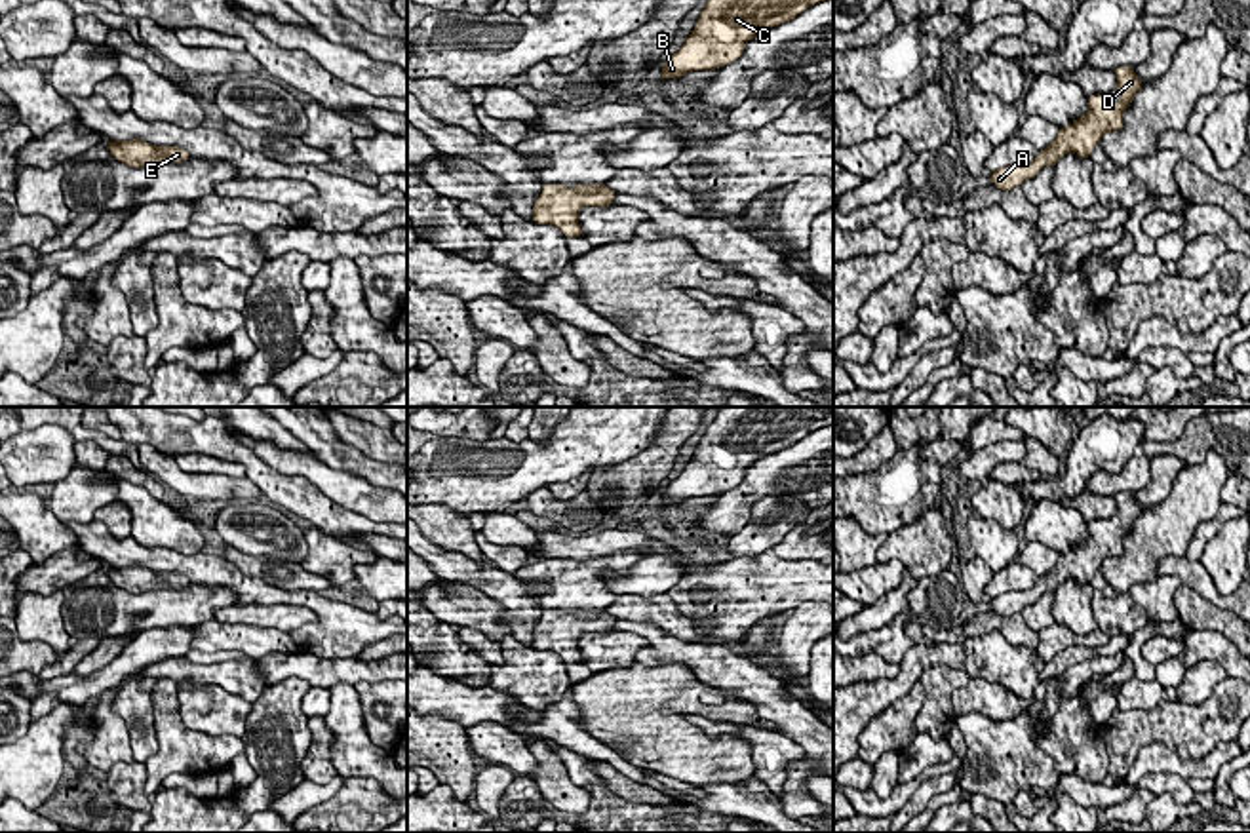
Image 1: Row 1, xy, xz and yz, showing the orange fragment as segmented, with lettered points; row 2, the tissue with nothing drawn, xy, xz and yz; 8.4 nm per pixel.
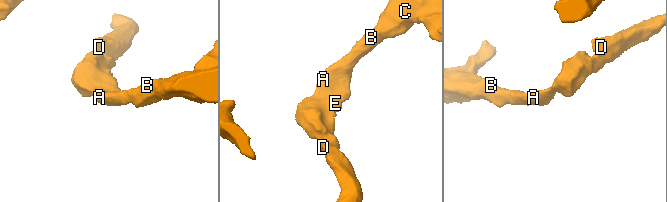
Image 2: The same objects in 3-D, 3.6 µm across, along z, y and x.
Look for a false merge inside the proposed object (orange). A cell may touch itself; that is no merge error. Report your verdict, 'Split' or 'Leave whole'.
Leave whole

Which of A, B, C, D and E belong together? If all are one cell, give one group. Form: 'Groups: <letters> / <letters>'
Groups: A B C D E

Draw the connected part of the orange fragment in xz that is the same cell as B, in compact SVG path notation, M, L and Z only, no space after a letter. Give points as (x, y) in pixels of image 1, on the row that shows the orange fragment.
M708 0L685 44L662 65L660 80L731 65L759 32L820 2L826 0Z

